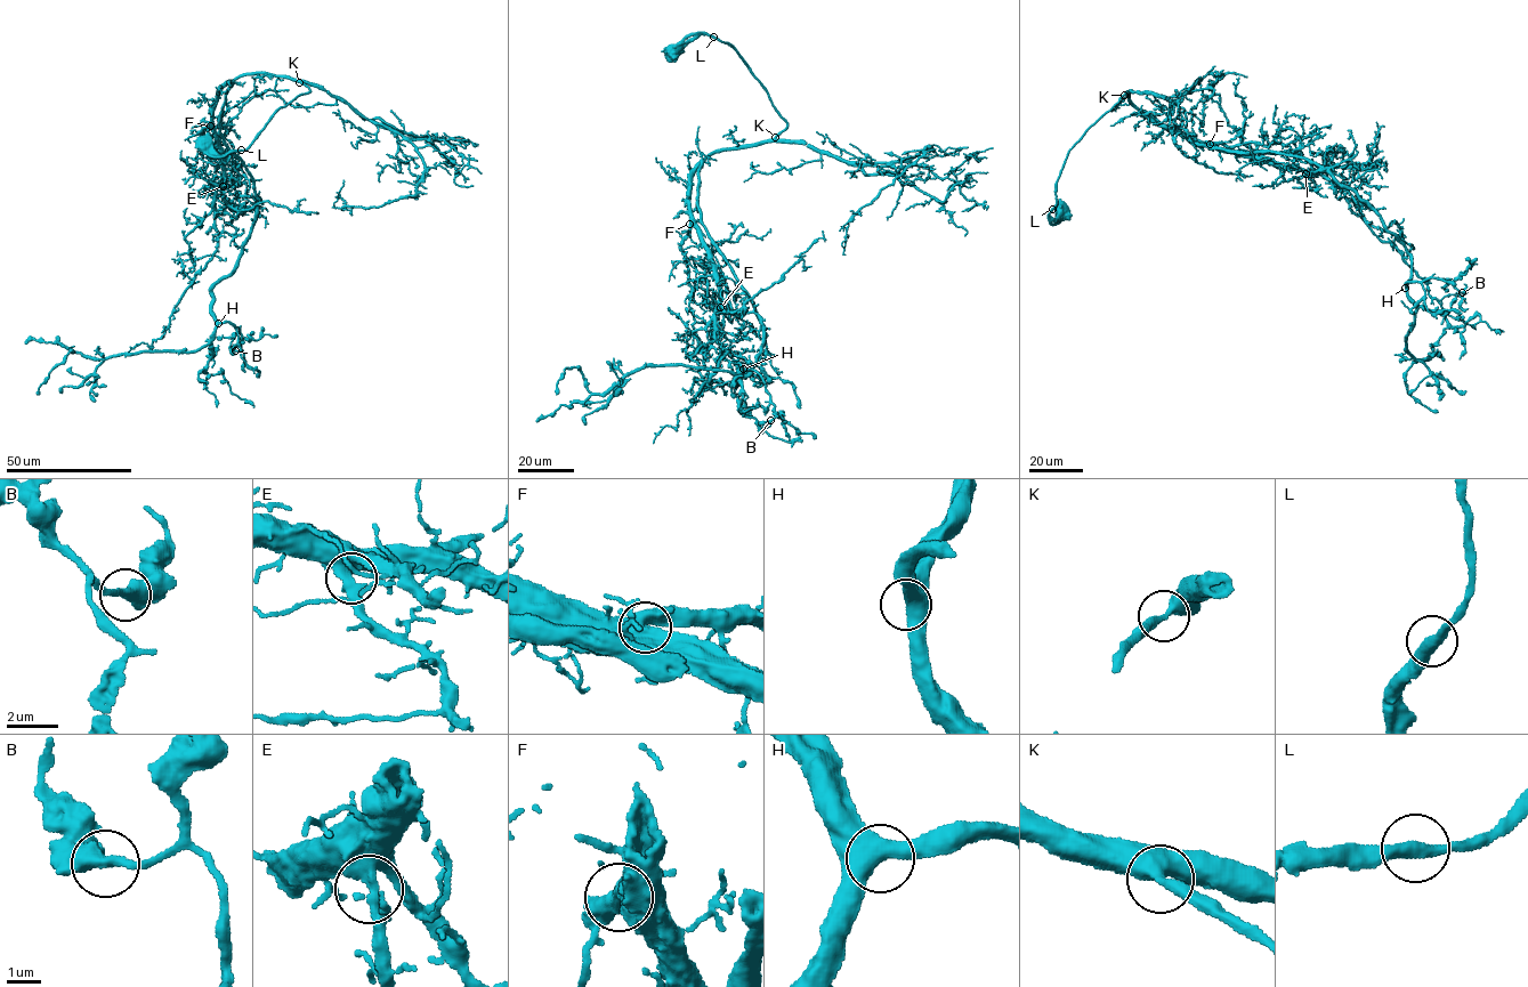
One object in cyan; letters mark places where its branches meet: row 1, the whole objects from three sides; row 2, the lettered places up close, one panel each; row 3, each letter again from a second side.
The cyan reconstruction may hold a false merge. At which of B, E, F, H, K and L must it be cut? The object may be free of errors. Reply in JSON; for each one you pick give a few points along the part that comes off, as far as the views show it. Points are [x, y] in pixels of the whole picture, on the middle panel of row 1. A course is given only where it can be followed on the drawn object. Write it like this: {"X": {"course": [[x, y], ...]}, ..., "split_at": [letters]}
{"split_at": []}

